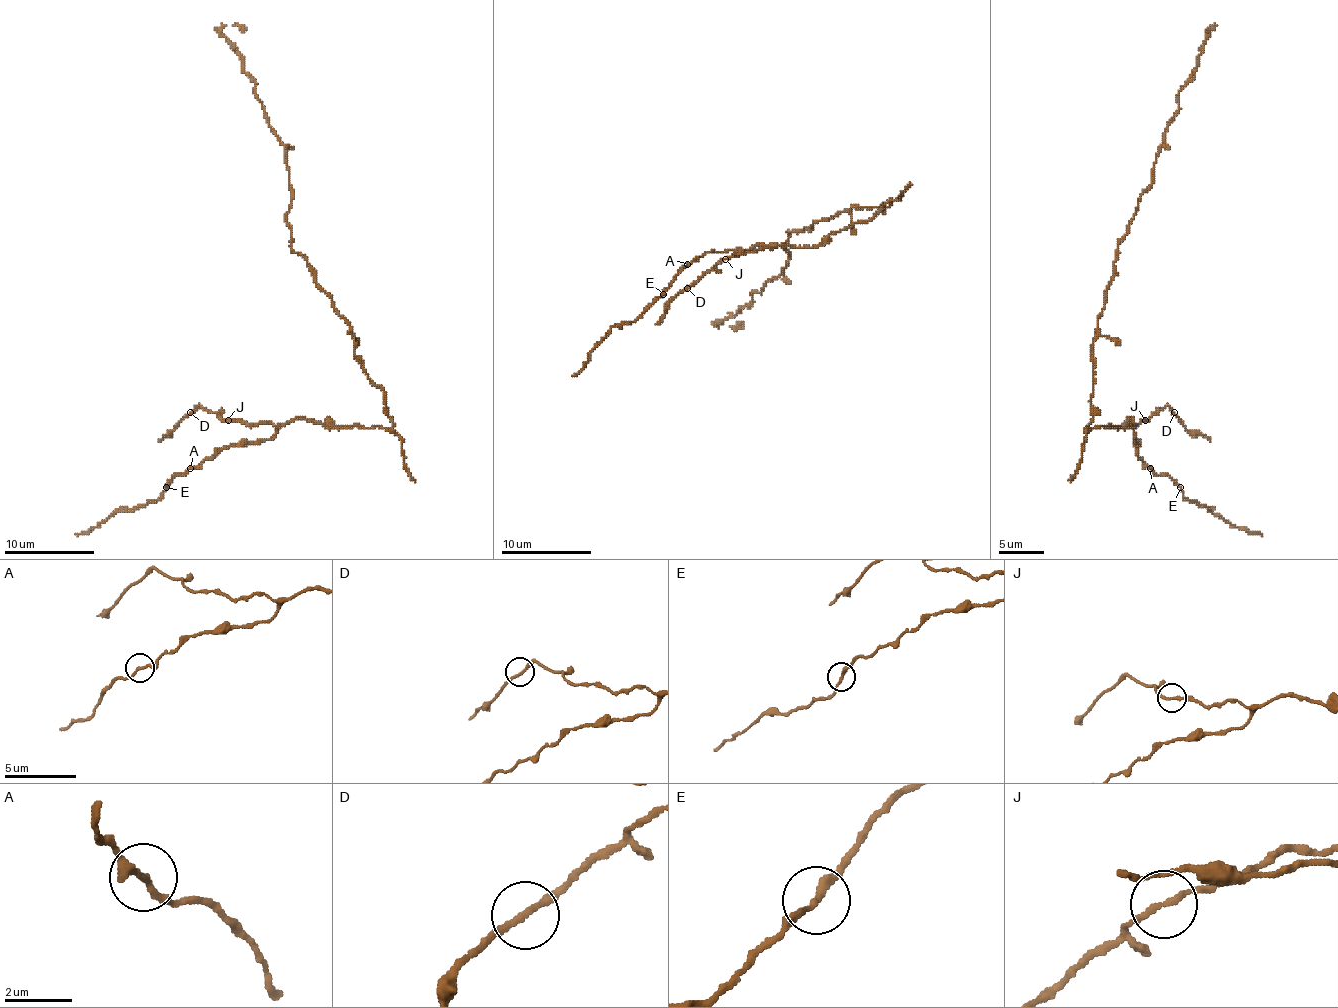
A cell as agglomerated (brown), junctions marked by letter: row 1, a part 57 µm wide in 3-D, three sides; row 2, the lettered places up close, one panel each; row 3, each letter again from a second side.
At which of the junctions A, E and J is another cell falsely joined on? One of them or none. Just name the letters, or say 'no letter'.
no letter

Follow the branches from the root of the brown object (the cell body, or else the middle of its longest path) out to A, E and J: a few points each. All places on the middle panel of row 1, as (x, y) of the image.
A: (874, 207), (889, 202), (871, 218), (831, 232), (811, 247), (707, 252), (687, 263)
E: (874, 207), (889, 202), (871, 218), (831, 232), (811, 247), (707, 252), (691, 261), (662, 295)
J: (874, 207), (887, 207), (889, 202), (871, 218), (831, 232), (817, 245), (752, 245), (745, 252), (725, 259)

